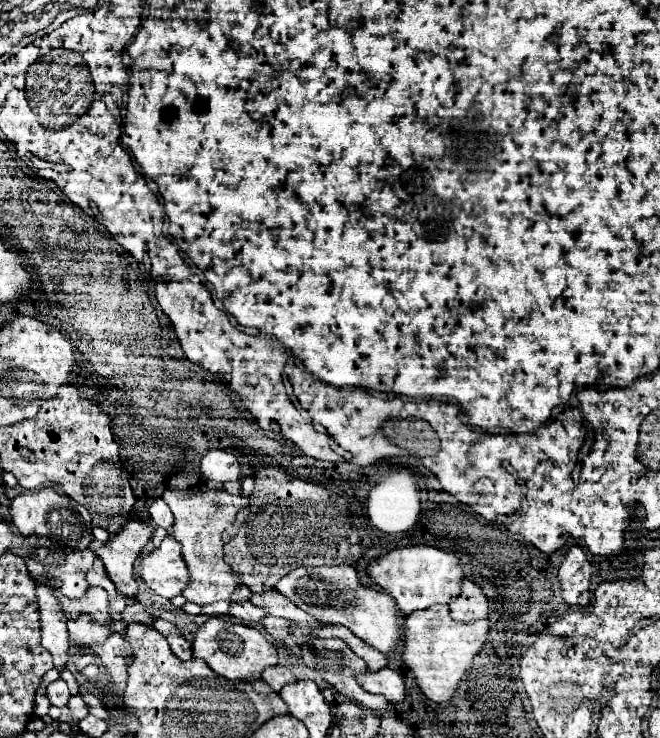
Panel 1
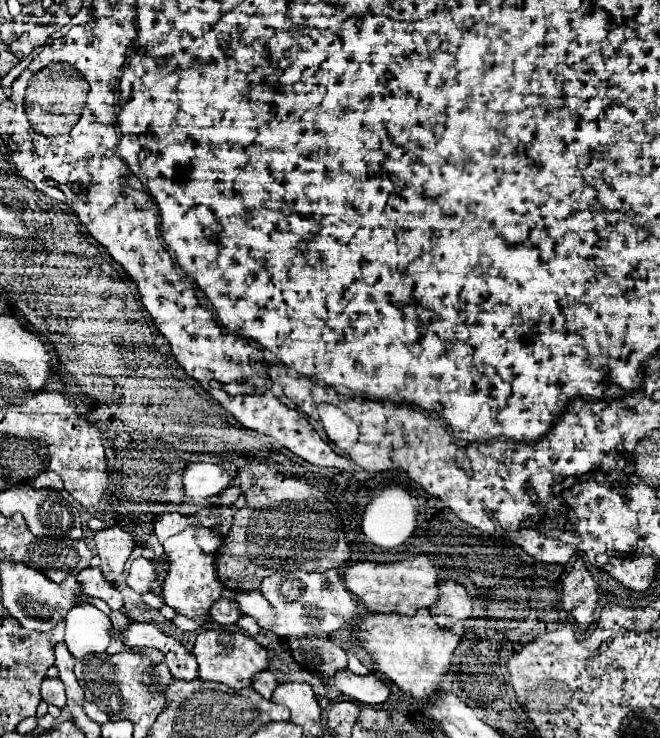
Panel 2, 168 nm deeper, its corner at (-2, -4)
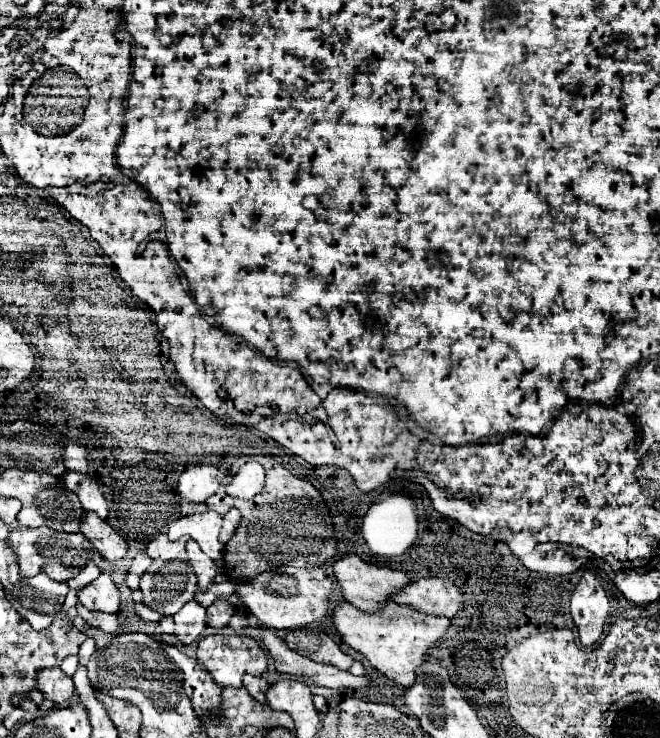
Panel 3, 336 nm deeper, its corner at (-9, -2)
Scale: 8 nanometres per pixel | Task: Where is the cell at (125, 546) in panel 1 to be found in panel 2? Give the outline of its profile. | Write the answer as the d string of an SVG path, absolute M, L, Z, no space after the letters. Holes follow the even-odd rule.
M106 527L98 531L94 535L94 541L96 541L96 553L102 559L100 571L110 583L114 583L122 575L124 565L132 549L136 547L136 541L128 531L120 527Z

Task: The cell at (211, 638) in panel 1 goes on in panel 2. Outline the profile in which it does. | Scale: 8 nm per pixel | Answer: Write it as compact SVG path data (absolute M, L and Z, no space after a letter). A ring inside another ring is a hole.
M208 629L196 637L194 657L198 659L198 677L208 681L218 681L234 689L250 687L252 675L262 669L268 669L268 653L262 645L258 645L252 637L242 631L230 629Z

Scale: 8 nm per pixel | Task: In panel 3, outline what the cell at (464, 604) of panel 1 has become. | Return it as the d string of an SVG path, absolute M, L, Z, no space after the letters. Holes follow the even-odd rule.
M427 577L405 585L391 597L399 605L407 605L427 615L443 615L453 619L461 609L461 591L449 579Z

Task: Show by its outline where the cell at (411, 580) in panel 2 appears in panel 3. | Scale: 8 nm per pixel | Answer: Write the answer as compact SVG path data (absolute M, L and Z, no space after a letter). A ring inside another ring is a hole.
M343 555L333 565L333 577L341 589L341 595L347 603L355 605L361 611L377 611L385 601L391 599L393 591L399 591L407 585L407 575L403 571L395 571L389 567L377 567L361 561L357 555Z

